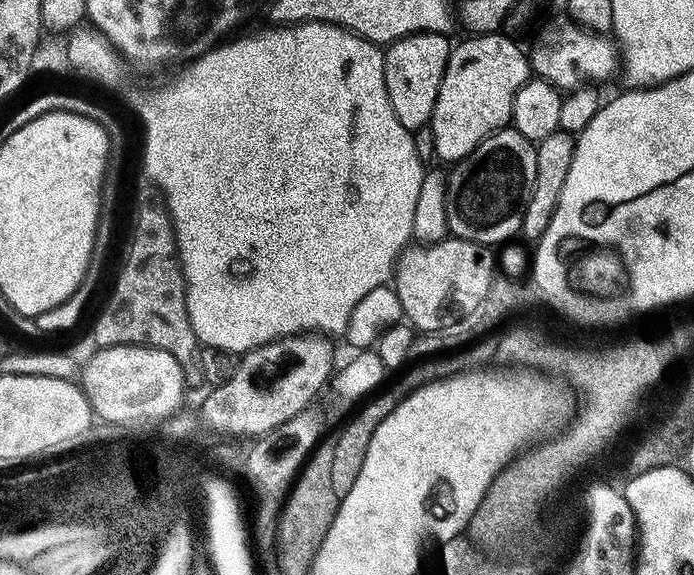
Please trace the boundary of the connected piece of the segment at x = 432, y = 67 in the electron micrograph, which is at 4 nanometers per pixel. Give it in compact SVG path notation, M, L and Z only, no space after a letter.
M415 32L401 40L387 45L384 53L384 77L386 78L386 94L390 98L390 106L394 106L394 114L398 114L398 122L406 126L411 133L419 128L429 127L434 114L434 102L438 102L438 90L442 86L442 74L446 70L450 51L449 37L438 32Z

